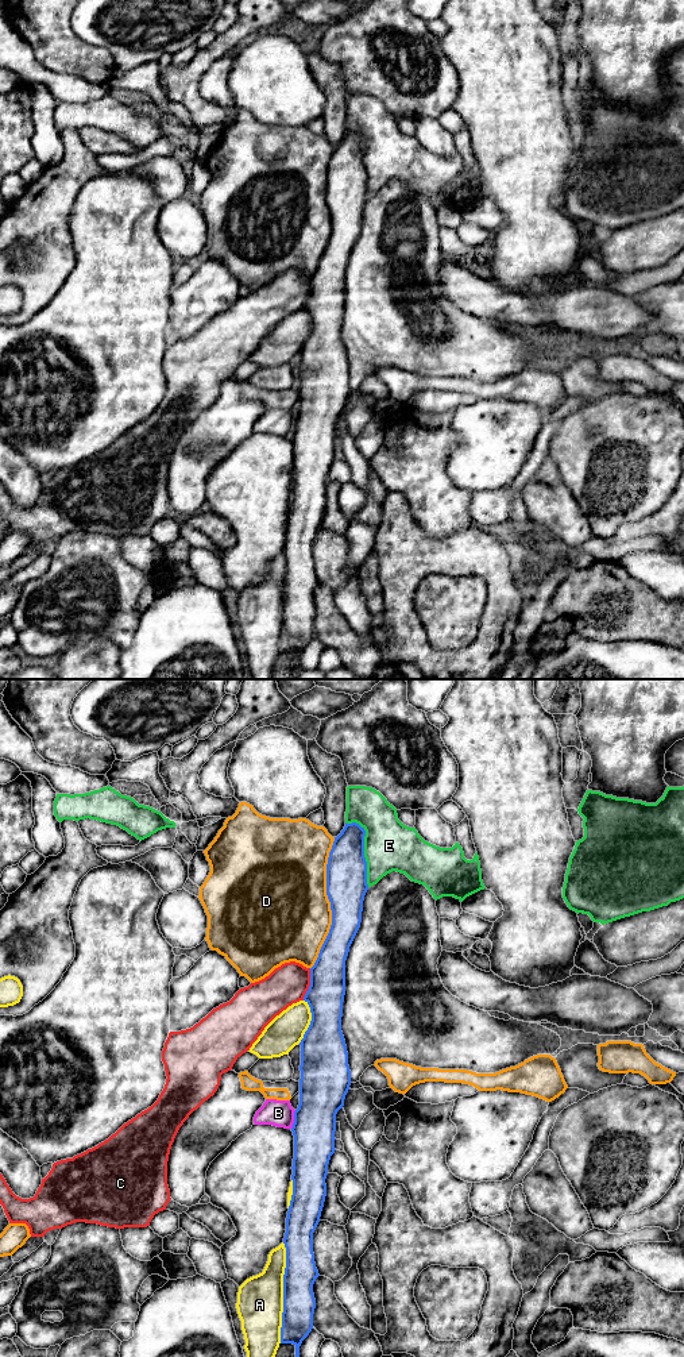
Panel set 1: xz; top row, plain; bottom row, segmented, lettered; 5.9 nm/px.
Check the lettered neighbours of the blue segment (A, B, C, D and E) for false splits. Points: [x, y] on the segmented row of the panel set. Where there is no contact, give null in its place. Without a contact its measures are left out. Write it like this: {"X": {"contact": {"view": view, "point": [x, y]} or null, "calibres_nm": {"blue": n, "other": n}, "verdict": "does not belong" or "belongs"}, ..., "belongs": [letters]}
{"A": {"contact": {"view": "xz", "point": [283, 1292]}, "calibres_nm": {"blue": 190, "other": 280}, "verdict": "does not belong"}, "B": {"contact": {"view": "xz", "point": [294, 1120]}, "calibres_nm": {"blue": 280, "other": 160}, "verdict": "does not belong"}, "C": {"contact": {"view": "xz", "point": [310, 985]}, "calibres_nm": {"blue": 220, "other": 240}, "verdict": "belongs"}, "D": {"contact": {"view": "xz", "point": [331, 903]}, "calibres_nm": {"blue": 240, "other": 480}, "verdict": "does not belong"}, "E": {"contact": {"view": "xz", "point": [363, 849]}, "calibres_nm": {"blue": 240, "other": 300}, "verdict": "does not belong"}, "belongs": ["C"]}

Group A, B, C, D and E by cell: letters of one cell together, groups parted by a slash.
A / B / C / D / E

